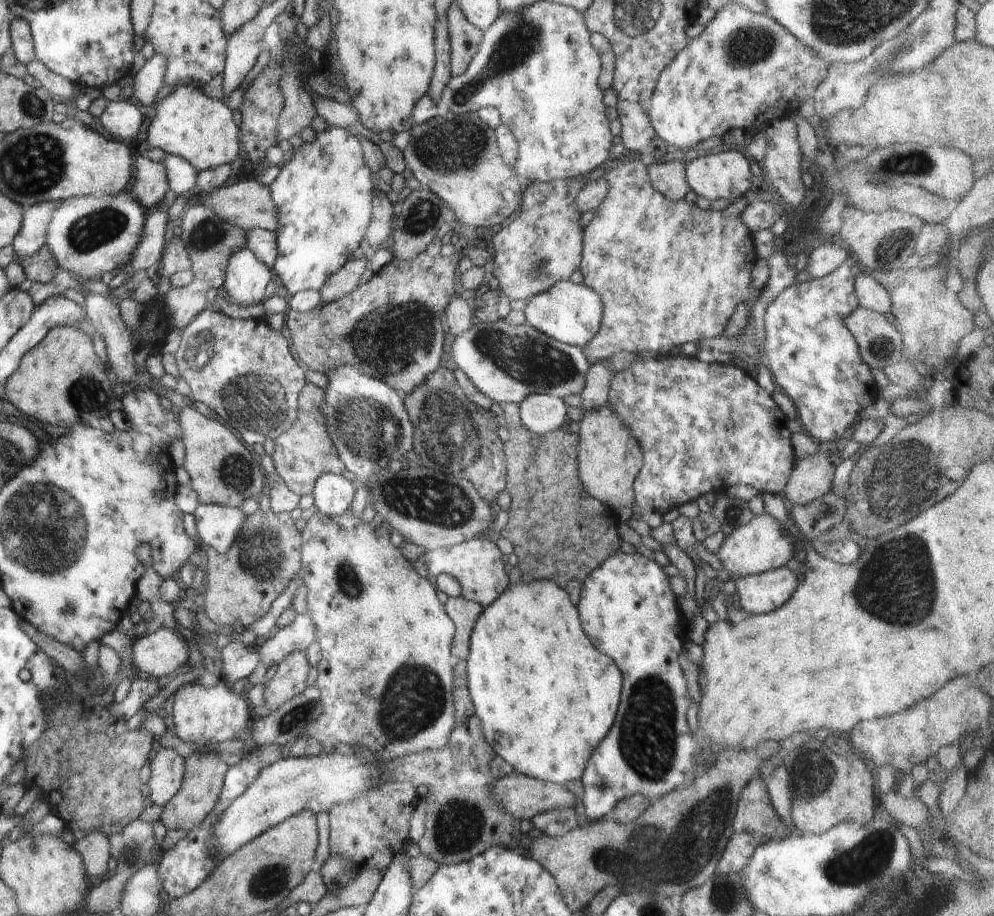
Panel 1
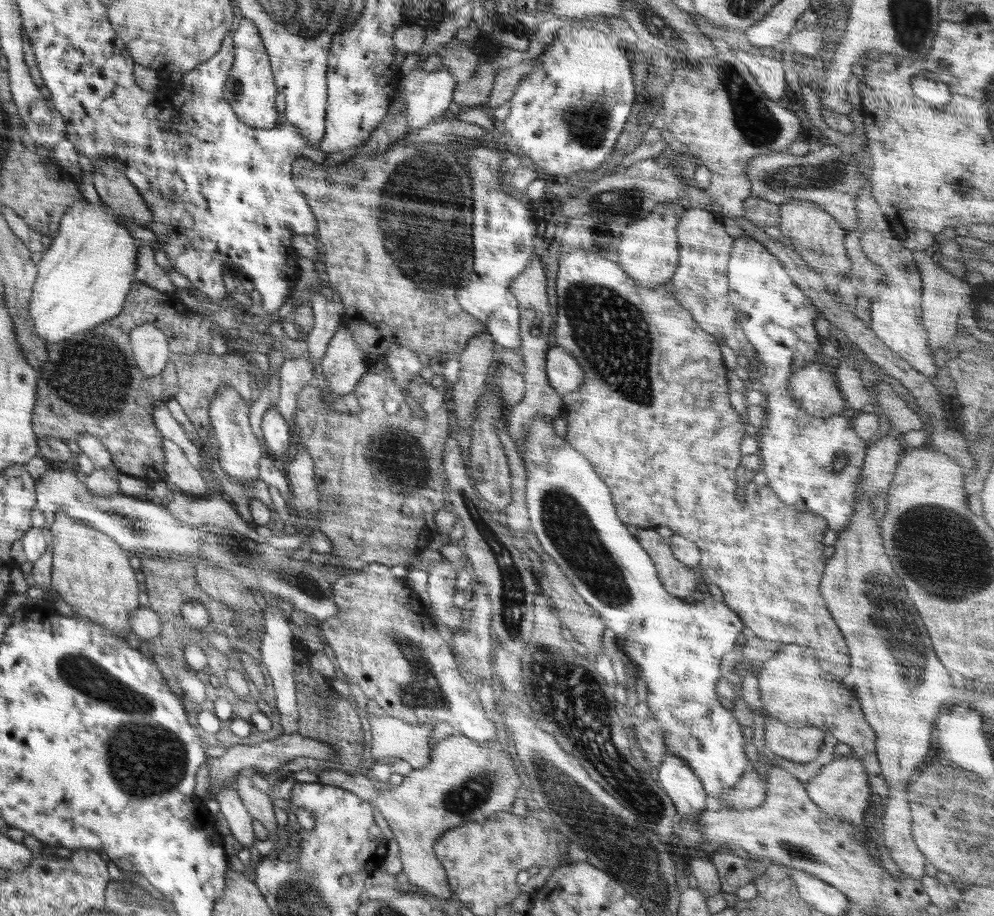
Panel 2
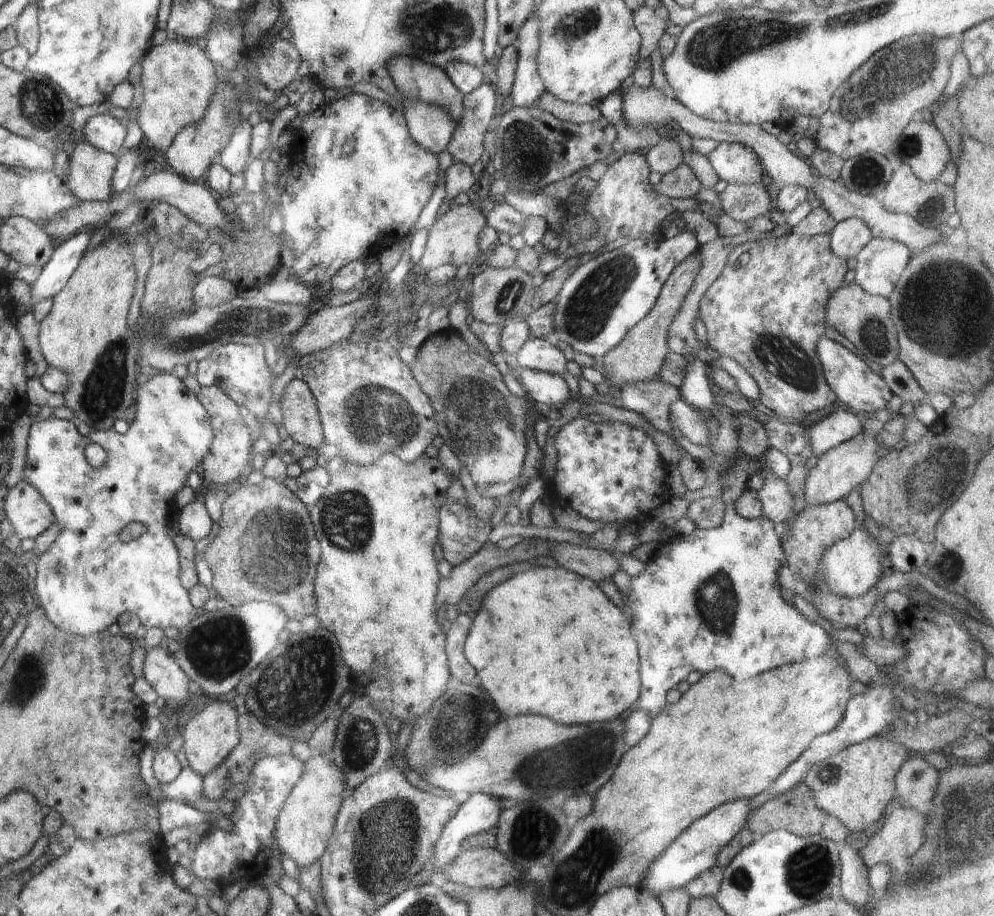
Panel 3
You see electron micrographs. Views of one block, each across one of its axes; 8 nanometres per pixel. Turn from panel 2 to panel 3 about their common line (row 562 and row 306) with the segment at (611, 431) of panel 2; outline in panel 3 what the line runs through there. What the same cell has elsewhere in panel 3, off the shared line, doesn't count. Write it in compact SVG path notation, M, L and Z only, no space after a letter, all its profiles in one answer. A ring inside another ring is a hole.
M787 233L781 237L773 237L770 234L762 240L746 241L736 245L727 256L726 266L722 269L720 276L710 285L710 288L704 293L699 304L699 317L703 320L707 330L707 341L709 350L715 357L728 355L736 362L739 362L757 382L760 396L758 402L761 402L768 410L775 412L776 417L787 422L802 422L806 414L812 414L816 410L822 410L826 405L831 406L837 396L832 392L823 376L823 368L818 358L816 350L818 341L825 336L826 320L824 310L826 302L831 294L843 283L844 276L848 271L846 259L833 253L831 249L831 233L817 234L816 236L806 236L798 233Z

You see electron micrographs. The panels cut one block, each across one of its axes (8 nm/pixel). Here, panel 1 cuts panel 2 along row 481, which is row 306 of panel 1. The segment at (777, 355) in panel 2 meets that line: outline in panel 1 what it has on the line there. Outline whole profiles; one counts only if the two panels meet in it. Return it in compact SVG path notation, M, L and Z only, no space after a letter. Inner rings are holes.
M848 256L834 272L822 278L795 282L788 286L766 308L764 312L765 349L762 359L770 369L776 384L784 390L795 405L797 418L803 430L817 443L837 442L853 427L863 408L872 406L879 395L871 368L861 359L856 339L848 330L845 318L859 306L855 293L856 276L862 268L855 258Z

